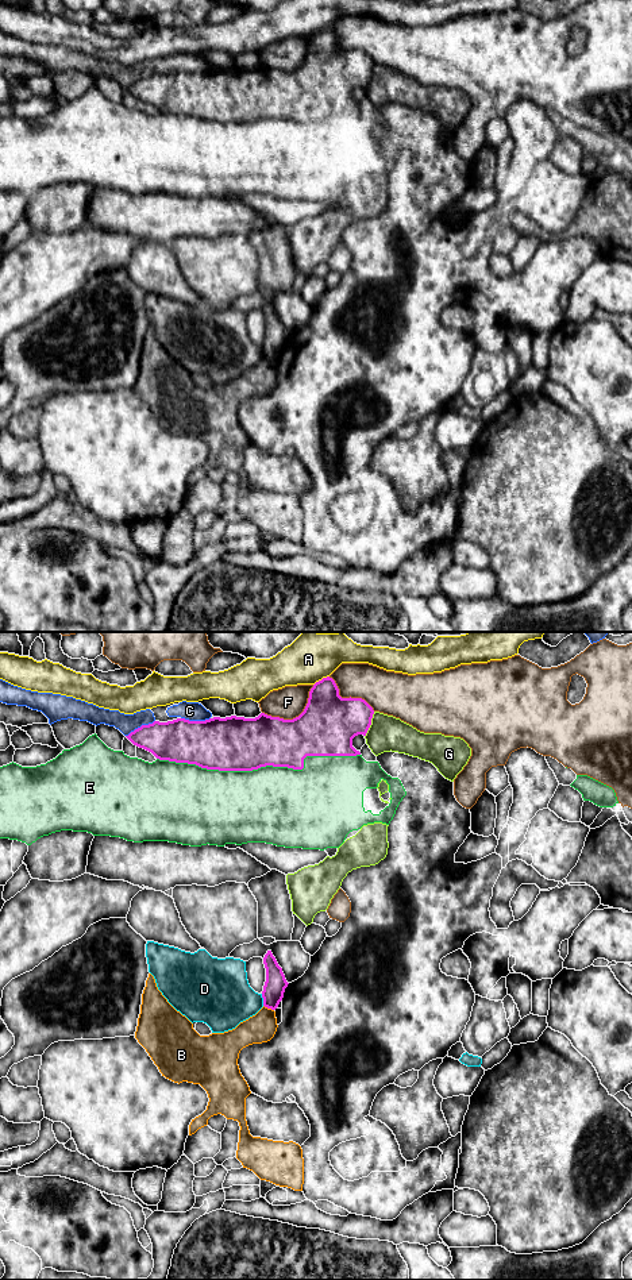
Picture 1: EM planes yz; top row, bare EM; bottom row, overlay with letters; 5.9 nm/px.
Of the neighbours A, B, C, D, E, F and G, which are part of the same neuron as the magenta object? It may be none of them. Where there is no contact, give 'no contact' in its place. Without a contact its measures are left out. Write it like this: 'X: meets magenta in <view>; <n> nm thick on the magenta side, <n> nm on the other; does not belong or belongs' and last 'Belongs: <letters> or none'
A: meets magenta in yz; 320 nm thick on the magenta side, 220 nm on the other; does not belong
B: meets magenta in yz; 130 nm thick on the magenta side, 180 nm on the other; does not belong
C: meets magenta in yz; 320 nm thick on the magenta side, 110 nm on the other; does not belong
D: meets magenta in yz; 130 nm thick on the magenta side, 360 nm on the other; does not belong
E: meets magenta in yz; 320 nm thick on the magenta side, 460 nm on the other; does not belong
F: meets magenta in yz; 340 nm thick on the magenta side, 190 nm on the other; does not belong
G: meets magenta in yz; 340 nm thick on the magenta side, 220 nm on the other; does not belong
Belongs: none

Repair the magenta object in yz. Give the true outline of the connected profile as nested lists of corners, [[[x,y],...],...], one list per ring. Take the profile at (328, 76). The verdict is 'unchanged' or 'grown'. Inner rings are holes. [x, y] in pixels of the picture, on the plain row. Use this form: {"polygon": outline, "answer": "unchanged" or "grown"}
{"polygon": [[[327,28],[313,36],[304,63],[293,72],[265,65],[255,70],[236,68],[205,73],[177,70],[142,77],[126,89],[159,112],[196,116],[207,122],[253,123],[266,117],[302,122],[307,108],[361,107],[352,99],[352,90],[358,86],[366,88],[373,66],[373,59],[365,51],[342,50],[335,32]]], "answer": "unchanged"}

